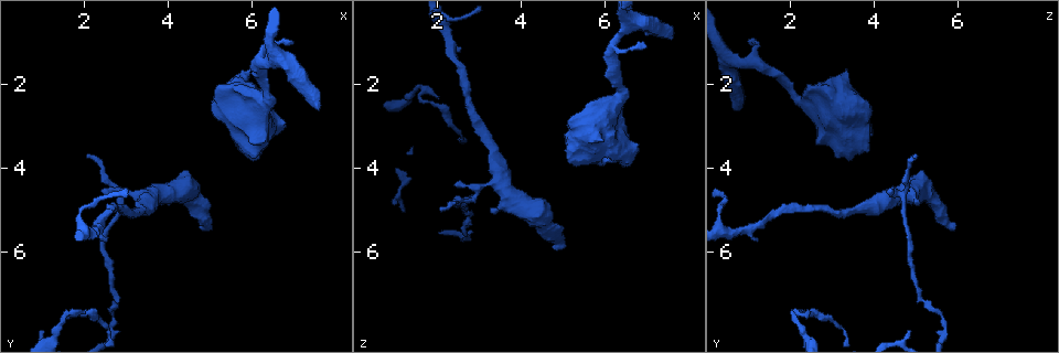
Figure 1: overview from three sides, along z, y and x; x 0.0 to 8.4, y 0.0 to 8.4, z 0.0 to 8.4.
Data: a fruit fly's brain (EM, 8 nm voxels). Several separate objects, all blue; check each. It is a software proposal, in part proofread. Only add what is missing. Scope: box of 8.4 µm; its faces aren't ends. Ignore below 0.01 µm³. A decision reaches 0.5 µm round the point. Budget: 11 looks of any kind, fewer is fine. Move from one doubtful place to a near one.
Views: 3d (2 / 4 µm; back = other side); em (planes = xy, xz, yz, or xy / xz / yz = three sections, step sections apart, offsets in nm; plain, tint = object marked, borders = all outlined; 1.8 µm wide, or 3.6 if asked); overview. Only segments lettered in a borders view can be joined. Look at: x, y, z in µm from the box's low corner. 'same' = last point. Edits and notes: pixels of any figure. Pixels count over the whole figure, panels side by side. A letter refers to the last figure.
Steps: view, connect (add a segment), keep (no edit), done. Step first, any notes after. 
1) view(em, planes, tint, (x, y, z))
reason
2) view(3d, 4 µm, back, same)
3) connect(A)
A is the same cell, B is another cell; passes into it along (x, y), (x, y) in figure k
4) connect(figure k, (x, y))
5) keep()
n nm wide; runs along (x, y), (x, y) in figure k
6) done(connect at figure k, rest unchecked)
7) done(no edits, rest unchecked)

view(em, 3.6 µm, planes, borders, (2.40, 4.50, 4.40))
an open end

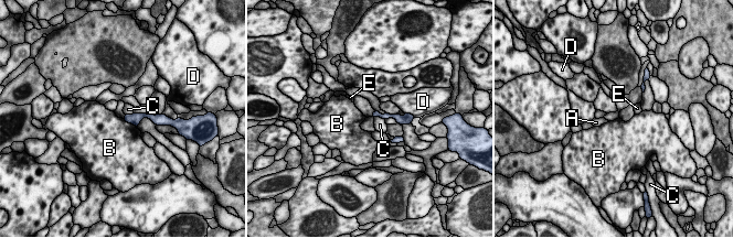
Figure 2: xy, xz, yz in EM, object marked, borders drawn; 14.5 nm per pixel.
keep()
A, B, C, D and E are other cells; runs along (375, 114), (394, 116), (401, 121) in figure 2; none of them fits

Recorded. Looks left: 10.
view(em, planes, tint, (1.35, 8.00, 2.30))
thick turns thin

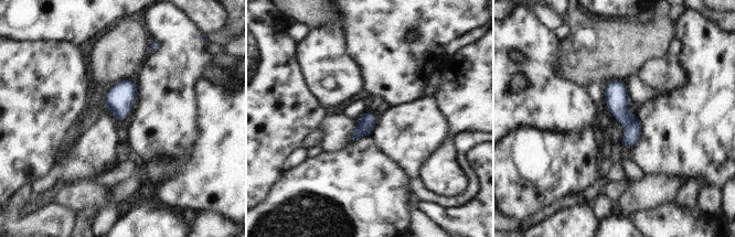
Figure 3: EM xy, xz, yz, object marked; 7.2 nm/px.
view(em, planes, borders, same)
see the neighbours

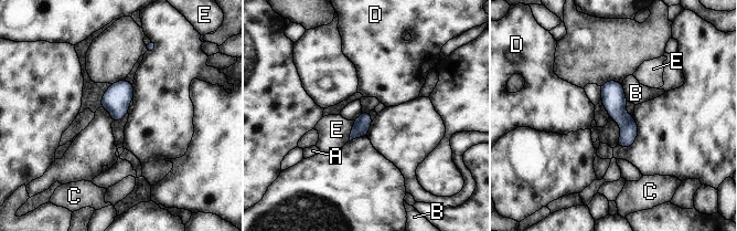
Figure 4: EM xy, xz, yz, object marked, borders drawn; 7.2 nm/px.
keep()
A, B, C, D and E are other cells; border along (354, 121), (349, 140) in figure 4; no lettered segment goes on from it

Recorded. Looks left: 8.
view(3d, 2 µm, (6.95, 1.00, 1.00))
free end

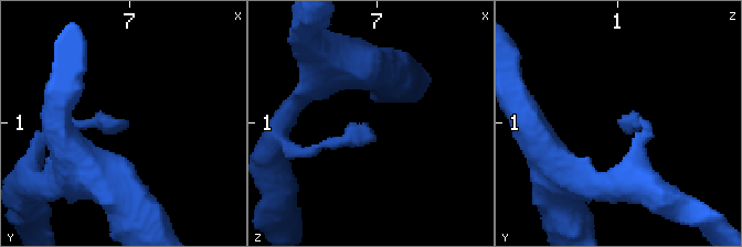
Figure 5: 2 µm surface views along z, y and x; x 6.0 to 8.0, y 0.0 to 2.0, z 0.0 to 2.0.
view(em, planes, borders, (6.92, 1.00, 1.02))

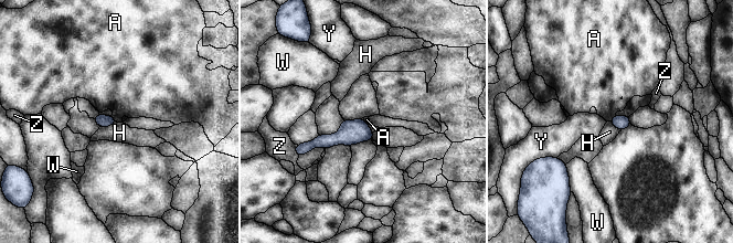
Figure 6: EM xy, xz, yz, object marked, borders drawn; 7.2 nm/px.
keep()
90 nm wide; A, H, W, Y and Z are other cells; runs along (370, 134), (348, 134), (303, 147) in figure 6; none of them fits

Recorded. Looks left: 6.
view(em, planes, borders, (6.00, 1.70, 3.30))
branch stops here

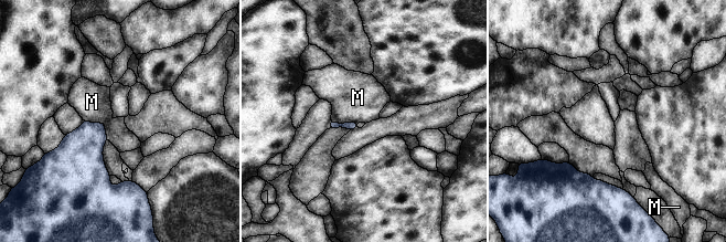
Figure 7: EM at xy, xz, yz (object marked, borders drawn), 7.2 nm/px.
keep()
M is another cell; border along (84, 119), (104, 123), (108, 139) in figure 7; no lettered segment goes on from it

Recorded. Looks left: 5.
done(no edits, rest unchecked)

